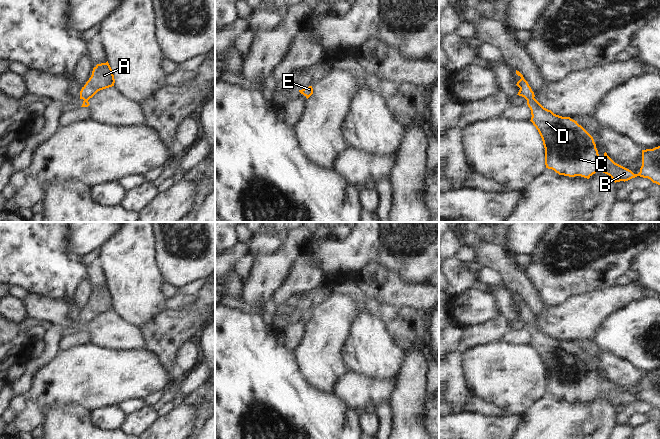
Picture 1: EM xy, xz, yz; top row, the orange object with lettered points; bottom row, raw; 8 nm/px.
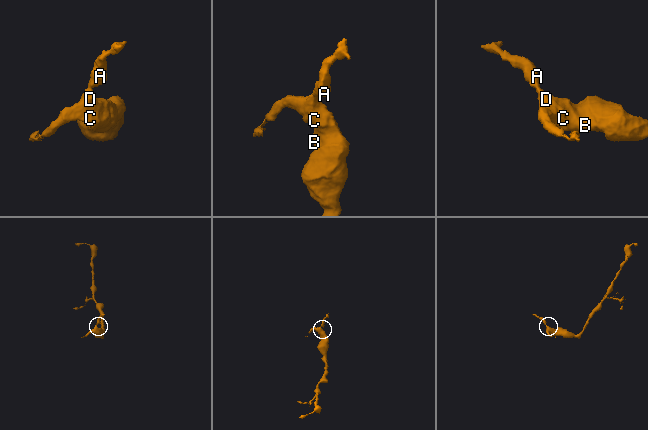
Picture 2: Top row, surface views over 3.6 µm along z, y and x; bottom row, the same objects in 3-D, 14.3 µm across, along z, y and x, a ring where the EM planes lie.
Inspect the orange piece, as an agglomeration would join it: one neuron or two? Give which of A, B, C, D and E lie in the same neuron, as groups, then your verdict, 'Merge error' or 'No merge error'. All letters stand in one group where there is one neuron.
Groups: A B C D E. No merge error

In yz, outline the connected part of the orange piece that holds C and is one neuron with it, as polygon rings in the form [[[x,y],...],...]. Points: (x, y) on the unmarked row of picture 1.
[[[517,294],[516,298],[521,301],[516,308],[520,312],[517,319],[527,324],[527,329],[531,334],[532,341],[530,345],[538,354],[545,372],[546,392],[554,394],[559,399],[569,401],[581,400],[587,403],[596,396],[603,396],[609,399],[615,407],[620,405],[625,406],[640,400],[660,409],[660,370],[642,374],[642,390],[638,398],[634,398],[631,394],[615,387],[606,376],[601,382],[593,361],[577,345],[570,341],[556,339],[551,334],[544,332],[534,322],[534,316],[523,299]]]

